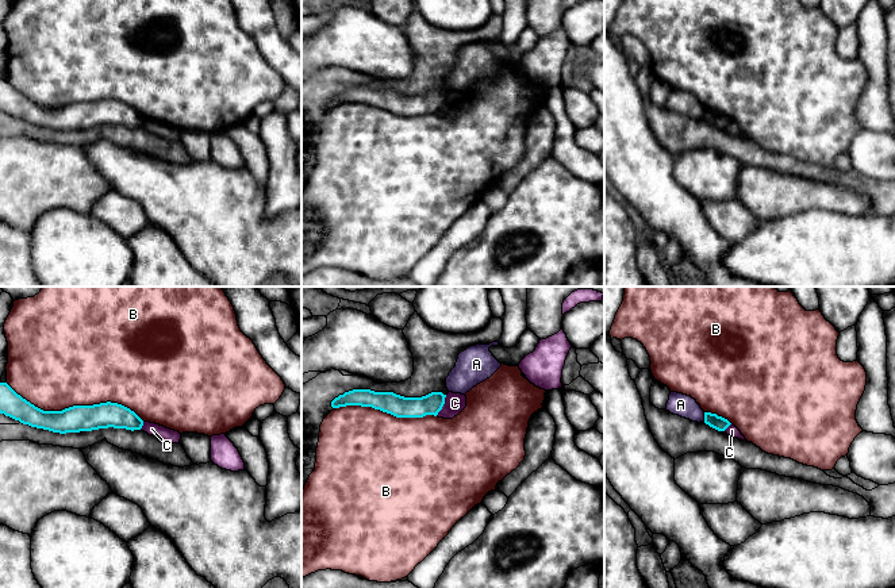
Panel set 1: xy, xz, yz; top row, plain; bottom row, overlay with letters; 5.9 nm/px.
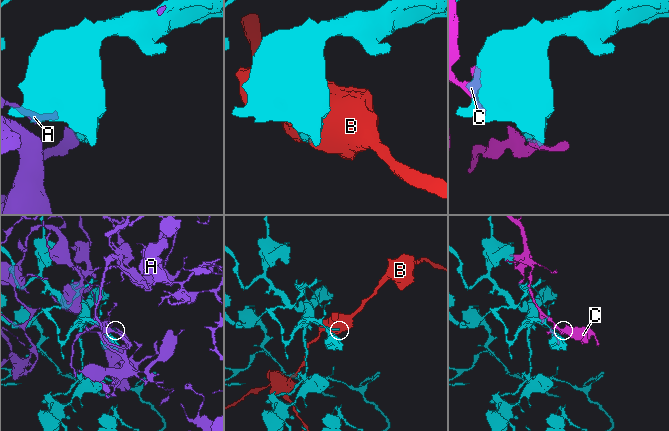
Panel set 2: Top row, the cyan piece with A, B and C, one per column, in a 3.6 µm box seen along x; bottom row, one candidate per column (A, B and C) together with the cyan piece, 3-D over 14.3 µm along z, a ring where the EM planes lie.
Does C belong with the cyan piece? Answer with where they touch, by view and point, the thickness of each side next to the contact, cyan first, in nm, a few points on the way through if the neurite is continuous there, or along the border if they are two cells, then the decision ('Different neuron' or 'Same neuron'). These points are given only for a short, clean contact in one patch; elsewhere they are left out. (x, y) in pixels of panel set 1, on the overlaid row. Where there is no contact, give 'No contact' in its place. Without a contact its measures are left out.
Touches cyan at xz (442, 406). Thickness 130 nm (cyan) against 120 nm. Boundary: xz (446, 395), (442, 408), (436, 415). Different neuron

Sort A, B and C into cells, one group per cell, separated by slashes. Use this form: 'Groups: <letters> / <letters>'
Groups: A / B / C

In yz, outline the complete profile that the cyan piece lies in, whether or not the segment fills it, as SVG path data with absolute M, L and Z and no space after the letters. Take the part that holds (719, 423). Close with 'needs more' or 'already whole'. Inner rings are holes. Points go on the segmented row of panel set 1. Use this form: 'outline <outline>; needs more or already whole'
outline M704 412L704 423L718 431L725 431L731 424L727 419L711 412Z; already whole

